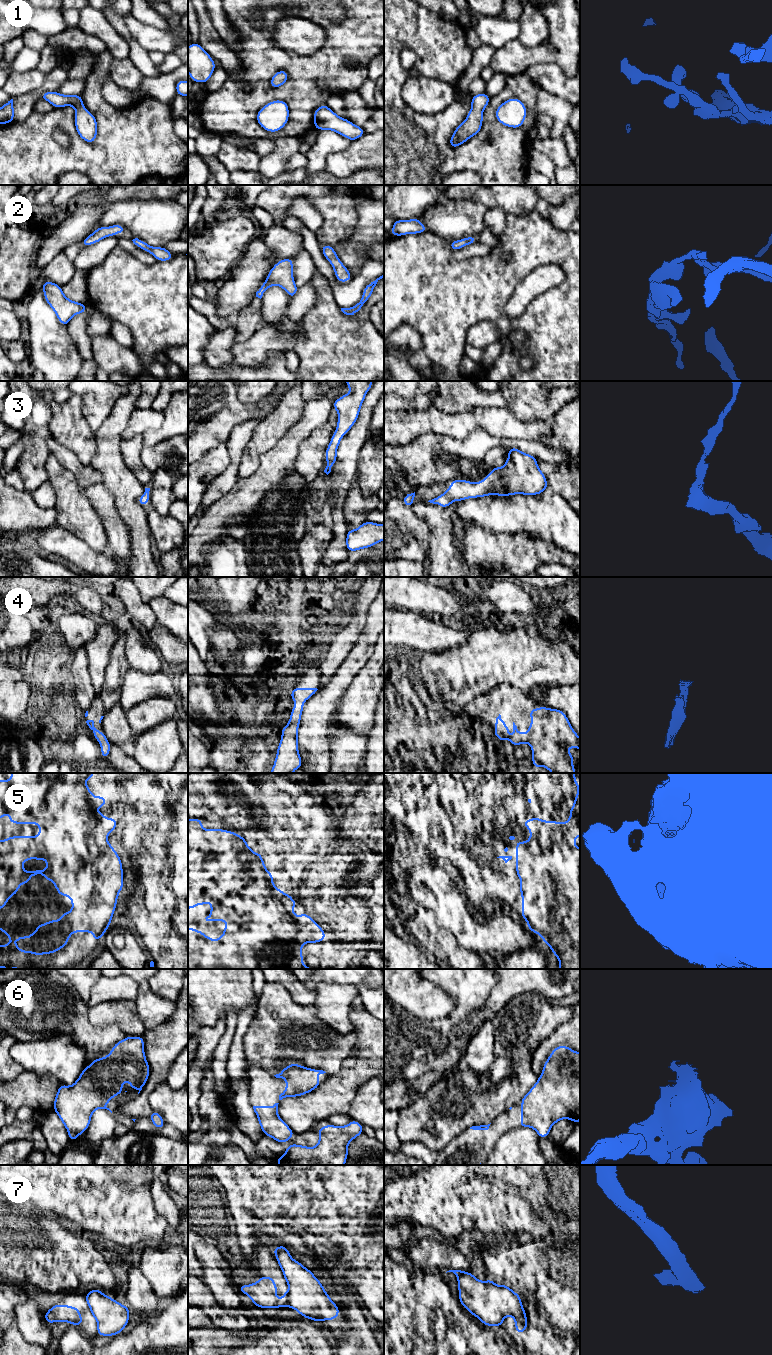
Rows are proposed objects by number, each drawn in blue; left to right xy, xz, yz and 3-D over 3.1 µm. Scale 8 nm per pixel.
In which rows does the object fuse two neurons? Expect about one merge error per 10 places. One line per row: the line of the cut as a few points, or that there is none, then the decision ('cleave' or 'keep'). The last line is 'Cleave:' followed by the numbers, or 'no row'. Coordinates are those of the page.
1: no cut; keep
2: no cut; keep
3: no cut; keep
4: no cut; keep
5: no cut; keep
6: no cut; keep
7: cut in xz along (289, 1290), (287, 1305); cleave
Cleave: 7

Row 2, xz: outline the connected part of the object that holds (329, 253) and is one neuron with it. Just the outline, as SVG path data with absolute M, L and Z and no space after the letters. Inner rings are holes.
M323 245L321 246L321 250L324 257L332 265L338 282L348 282L352 278L352 275L349 270L344 266L342 261L339 260L338 255L334 250L334 247L331 247L329 245Z

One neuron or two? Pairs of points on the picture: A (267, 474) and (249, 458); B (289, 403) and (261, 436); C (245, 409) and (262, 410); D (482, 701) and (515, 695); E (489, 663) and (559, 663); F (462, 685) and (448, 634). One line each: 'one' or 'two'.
A: two
B: one
C: one
D: one
E: one
F: two

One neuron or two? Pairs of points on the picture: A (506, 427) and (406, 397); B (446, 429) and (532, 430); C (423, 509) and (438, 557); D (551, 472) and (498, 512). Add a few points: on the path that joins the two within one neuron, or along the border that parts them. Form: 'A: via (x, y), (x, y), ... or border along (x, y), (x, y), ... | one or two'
A: border along (432, 406), (426, 409), (411, 409), (409, 411) | two
B: via (467, 422), (498, 421), (511, 428) | one
C: via (435, 521), (438, 524), (438, 545) | one
D: border along (548, 487), (567, 501) | two

